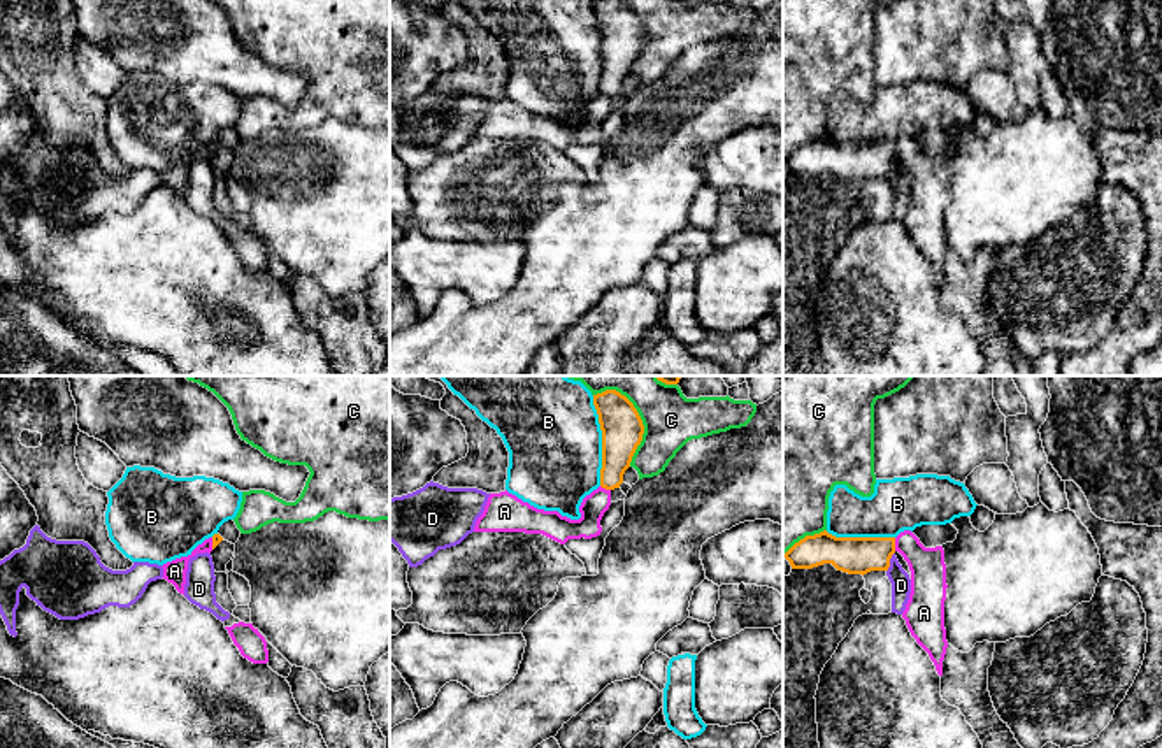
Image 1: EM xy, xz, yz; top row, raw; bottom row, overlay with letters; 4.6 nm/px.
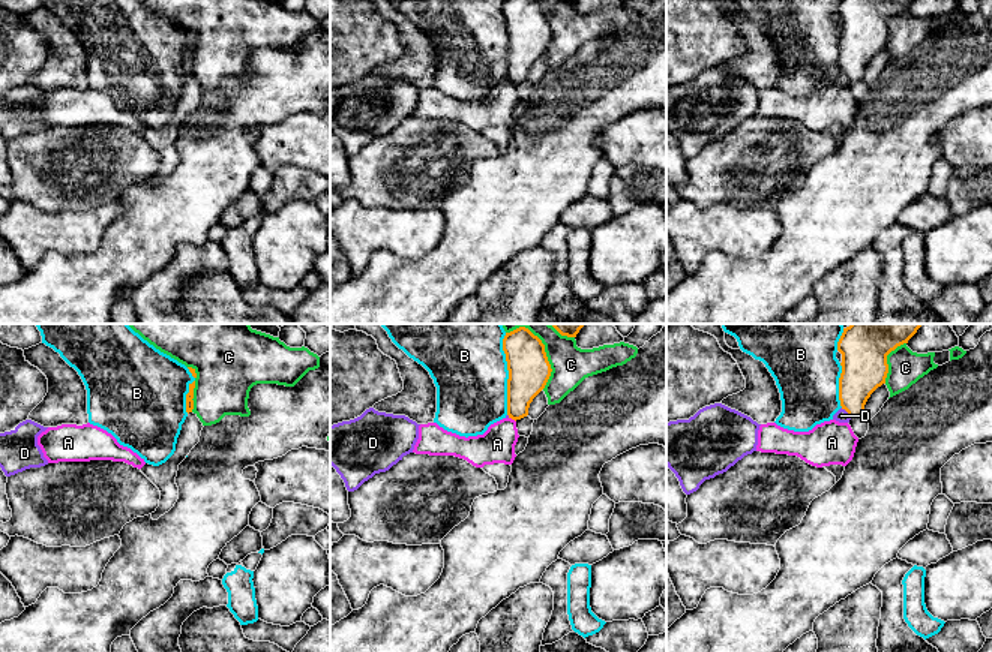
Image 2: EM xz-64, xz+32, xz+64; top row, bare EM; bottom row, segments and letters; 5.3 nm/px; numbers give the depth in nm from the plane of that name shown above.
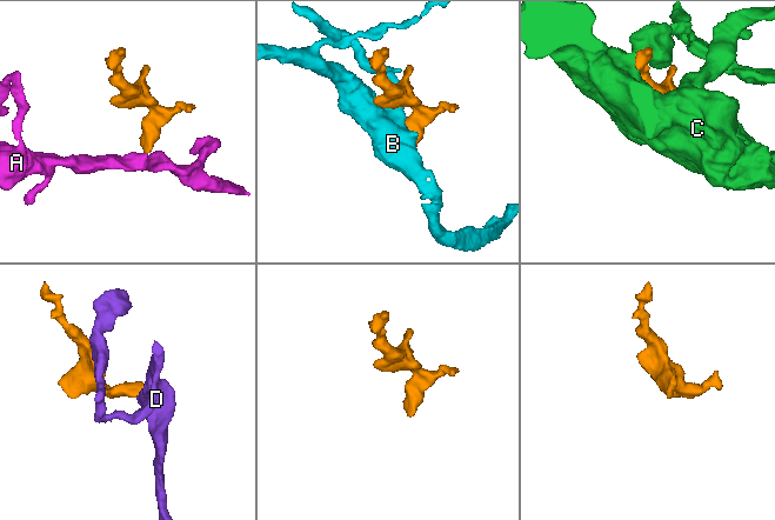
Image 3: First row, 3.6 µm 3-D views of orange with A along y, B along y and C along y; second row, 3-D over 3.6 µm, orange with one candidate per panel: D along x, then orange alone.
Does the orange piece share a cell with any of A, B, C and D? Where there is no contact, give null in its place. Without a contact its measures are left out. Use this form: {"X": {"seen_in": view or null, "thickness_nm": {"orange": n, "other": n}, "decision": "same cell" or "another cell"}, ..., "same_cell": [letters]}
{"A": {"seen_in": "yz", "thickness_nm": {"orange": 180, "other": 160}, "decision": "another cell"}, "B": {"seen_in": "xz", "thickness_nm": {"orange": 190, "other": 440}, "decision": "another cell"}, "C": {"seen_in": "xz", "thickness_nm": {"orange": 190, "other": 240}, "decision": "another cell"}, "D": {"seen_in": "yz", "thickness_nm": {"orange": 180, "other": 100}, "decision": "another cell"}, "same_cell": []}

